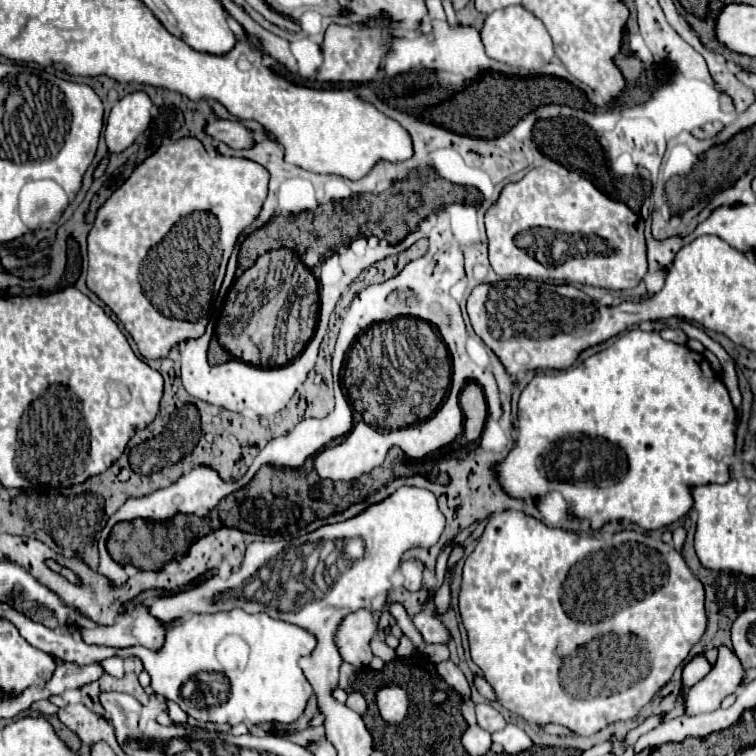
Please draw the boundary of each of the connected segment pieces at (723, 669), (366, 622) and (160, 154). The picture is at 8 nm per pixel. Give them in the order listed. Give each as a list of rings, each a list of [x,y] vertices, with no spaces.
[[[722,646],[718,650],[716,666],[688,690],[688,696],[684,698],[684,714],[696,716],[702,712],[714,712],[728,694],[736,692],[742,678],[744,668],[740,660],[734,652]]]
[[[358,610],[344,620],[336,630],[336,648],[340,656],[356,668],[368,666],[372,660],[370,640],[376,634],[376,618],[370,610]]]
[[[180,138],[178,142],[170,142],[170,144],[162,144],[150,158],[146,158],[132,174],[130,178],[106,200],[106,204],[98,210],[96,214],[96,222],[88,234],[88,288],[118,316],[118,320],[126,326],[126,330],[132,334],[140,354],[144,358],[166,358],[168,352],[182,340],[188,338],[200,338],[206,330],[208,324],[208,316],[210,316],[210,300],[212,300],[212,288],[216,284],[222,286],[222,278],[226,272],[226,264],[228,258],[234,250],[234,244],[238,240],[238,236],[242,234],[242,230],[246,226],[250,226],[256,216],[262,210],[262,204],[266,200],[268,194],[268,170],[262,168],[260,164],[252,162],[252,160],[244,160],[244,158],[228,158],[222,154],[210,156],[206,152],[206,148],[202,146],[200,140],[196,138]]]

